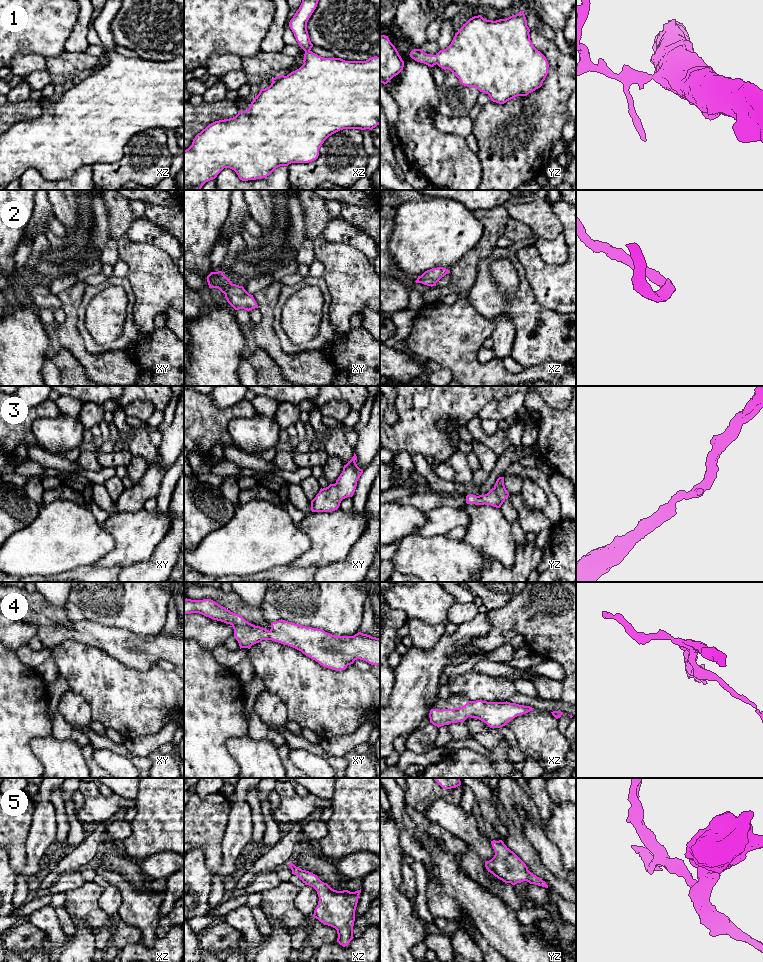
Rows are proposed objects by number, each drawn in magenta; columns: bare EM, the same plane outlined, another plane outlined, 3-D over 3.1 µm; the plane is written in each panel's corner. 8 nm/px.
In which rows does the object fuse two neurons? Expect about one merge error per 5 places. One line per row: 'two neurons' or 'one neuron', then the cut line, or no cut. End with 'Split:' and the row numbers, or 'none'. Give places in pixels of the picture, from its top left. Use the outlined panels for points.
1: one neuron; no cut
2: one neuron; no cut
3: one neuron; no cut
4: one neuron; no cut
5: one neuron; no cut
Split: none

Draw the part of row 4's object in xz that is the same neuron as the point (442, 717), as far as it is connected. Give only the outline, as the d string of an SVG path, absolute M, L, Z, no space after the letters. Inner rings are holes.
M482 700L467 701L467 703L454 709L431 709L429 713L430 723L438 728L451 723L464 722L468 717L477 718L486 723L490 728L501 728L519 715L526 714L534 708L510 702L487 702Z

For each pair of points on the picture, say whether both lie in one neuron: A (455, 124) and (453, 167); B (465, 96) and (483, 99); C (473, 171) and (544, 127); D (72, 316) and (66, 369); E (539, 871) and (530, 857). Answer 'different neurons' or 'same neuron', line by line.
A: different neurons
B: different neurons
C: different neurons
D: different neurons
E: same neuron

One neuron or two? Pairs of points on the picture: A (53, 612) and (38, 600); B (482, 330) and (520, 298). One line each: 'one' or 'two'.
A: one
B: two

